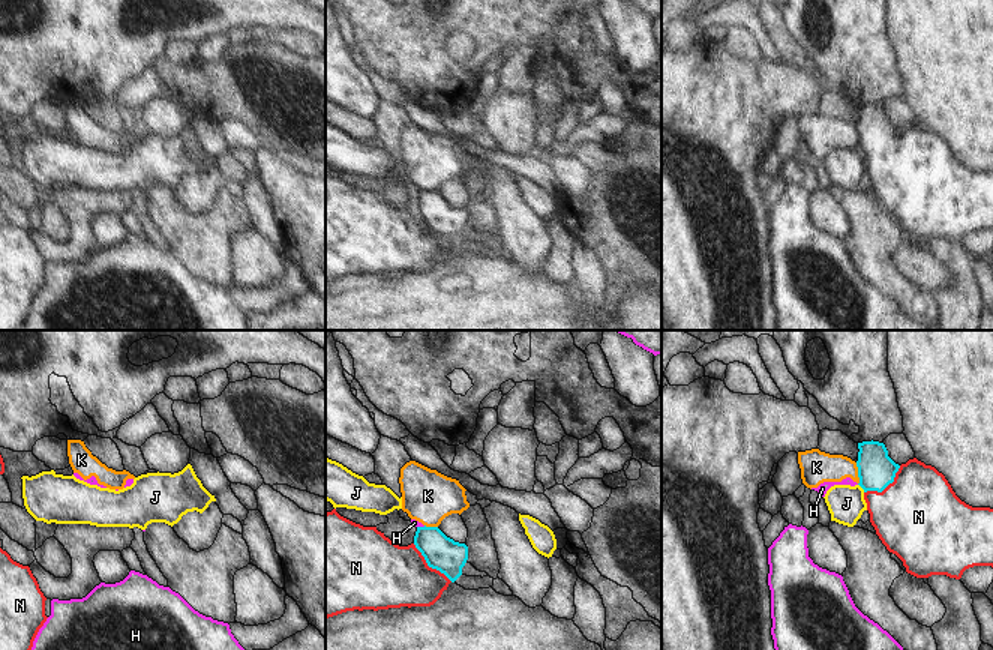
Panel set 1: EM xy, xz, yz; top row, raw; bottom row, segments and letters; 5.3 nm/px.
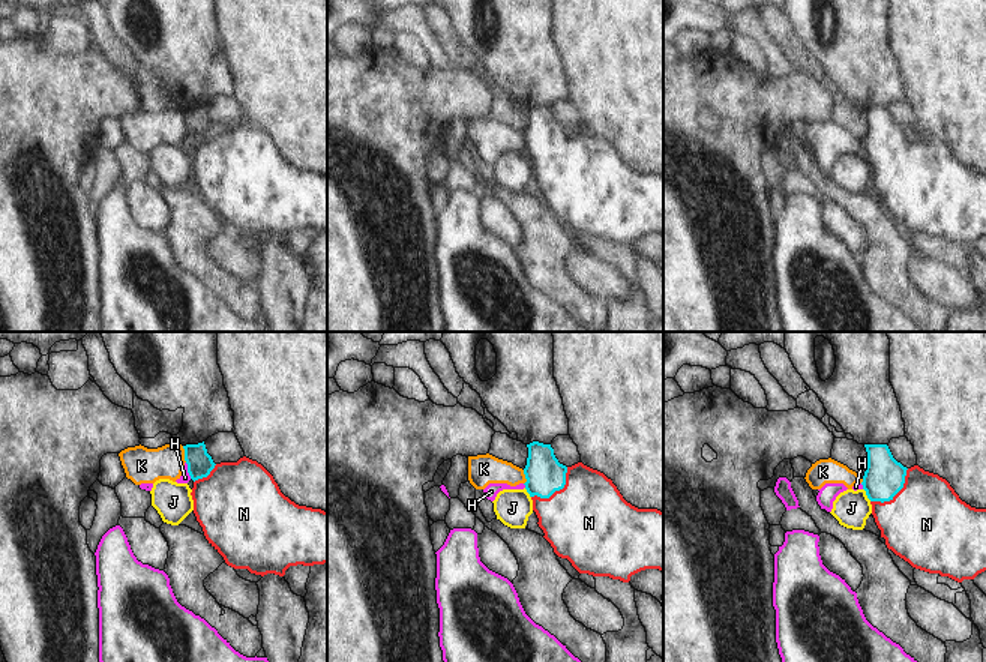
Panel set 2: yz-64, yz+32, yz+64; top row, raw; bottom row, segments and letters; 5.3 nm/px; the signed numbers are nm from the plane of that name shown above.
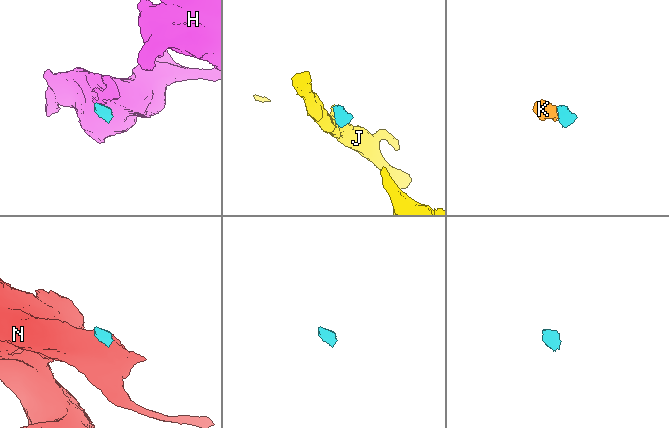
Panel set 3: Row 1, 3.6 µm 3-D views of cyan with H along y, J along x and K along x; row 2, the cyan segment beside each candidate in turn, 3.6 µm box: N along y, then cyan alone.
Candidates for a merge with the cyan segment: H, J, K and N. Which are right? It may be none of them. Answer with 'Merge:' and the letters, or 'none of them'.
Merge: N

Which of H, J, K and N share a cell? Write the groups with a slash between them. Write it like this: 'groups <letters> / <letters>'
groups H K / J / N

